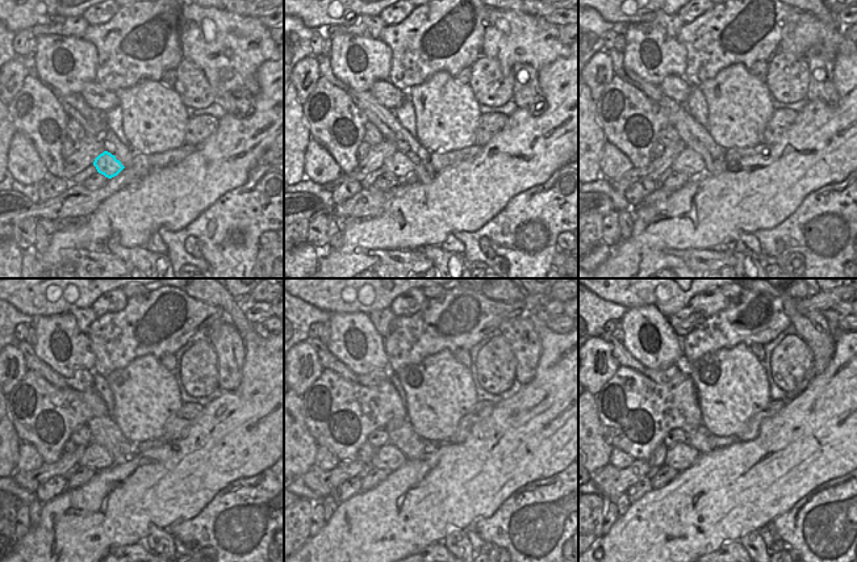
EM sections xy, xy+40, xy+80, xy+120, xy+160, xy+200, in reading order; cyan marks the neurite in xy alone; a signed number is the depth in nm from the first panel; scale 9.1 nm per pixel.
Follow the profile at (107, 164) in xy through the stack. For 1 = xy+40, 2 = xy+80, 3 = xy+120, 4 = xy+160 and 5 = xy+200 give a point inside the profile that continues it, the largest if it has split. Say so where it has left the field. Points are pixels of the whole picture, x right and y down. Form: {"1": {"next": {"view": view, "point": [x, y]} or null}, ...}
{"1": {"next": {"view": "xy+40", "point": [398, 163]}}, "2": {"next": {"view": "xy+80", "point": [690, 163]}}, "3": {"next": {"view": "xy+120", "point": [96, 457]}}, "4": {"next": {"view": "xy+160", "point": [379, 460]}}, "5": {"next": {"view": "xy+200", "point": [673, 458]}}}

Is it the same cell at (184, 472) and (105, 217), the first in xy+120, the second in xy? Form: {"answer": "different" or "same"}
{"answer": "same"}

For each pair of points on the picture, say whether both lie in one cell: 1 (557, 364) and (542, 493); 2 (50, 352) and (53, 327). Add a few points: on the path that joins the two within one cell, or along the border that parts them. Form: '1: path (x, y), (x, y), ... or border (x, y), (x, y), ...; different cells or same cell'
1: border (564, 468), (544, 478), (534, 479), (514, 491); different cells
2: path (49, 345), (50, 334); same cell

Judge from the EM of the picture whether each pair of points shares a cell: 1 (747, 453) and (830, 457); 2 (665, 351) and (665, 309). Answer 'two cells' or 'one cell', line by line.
1: one cell
2: two cells

